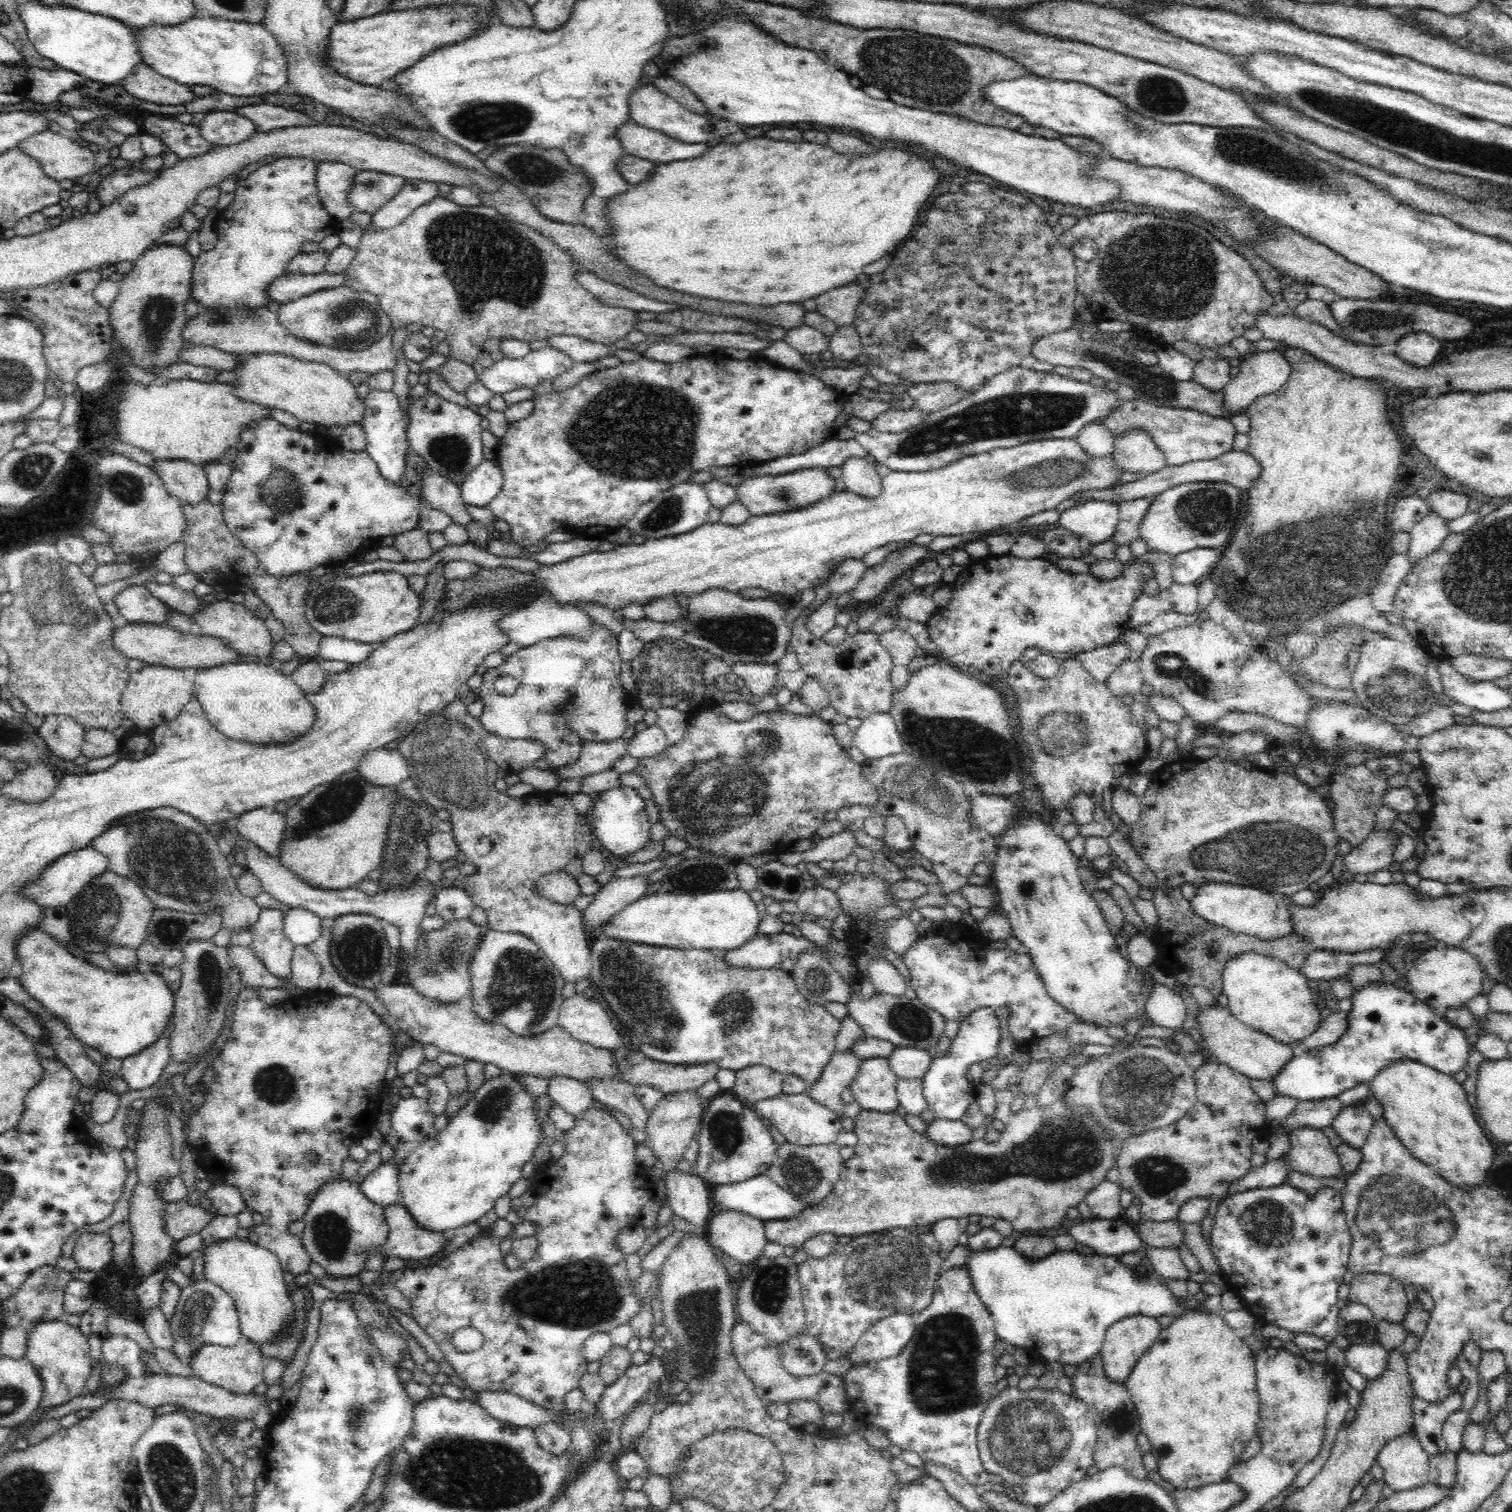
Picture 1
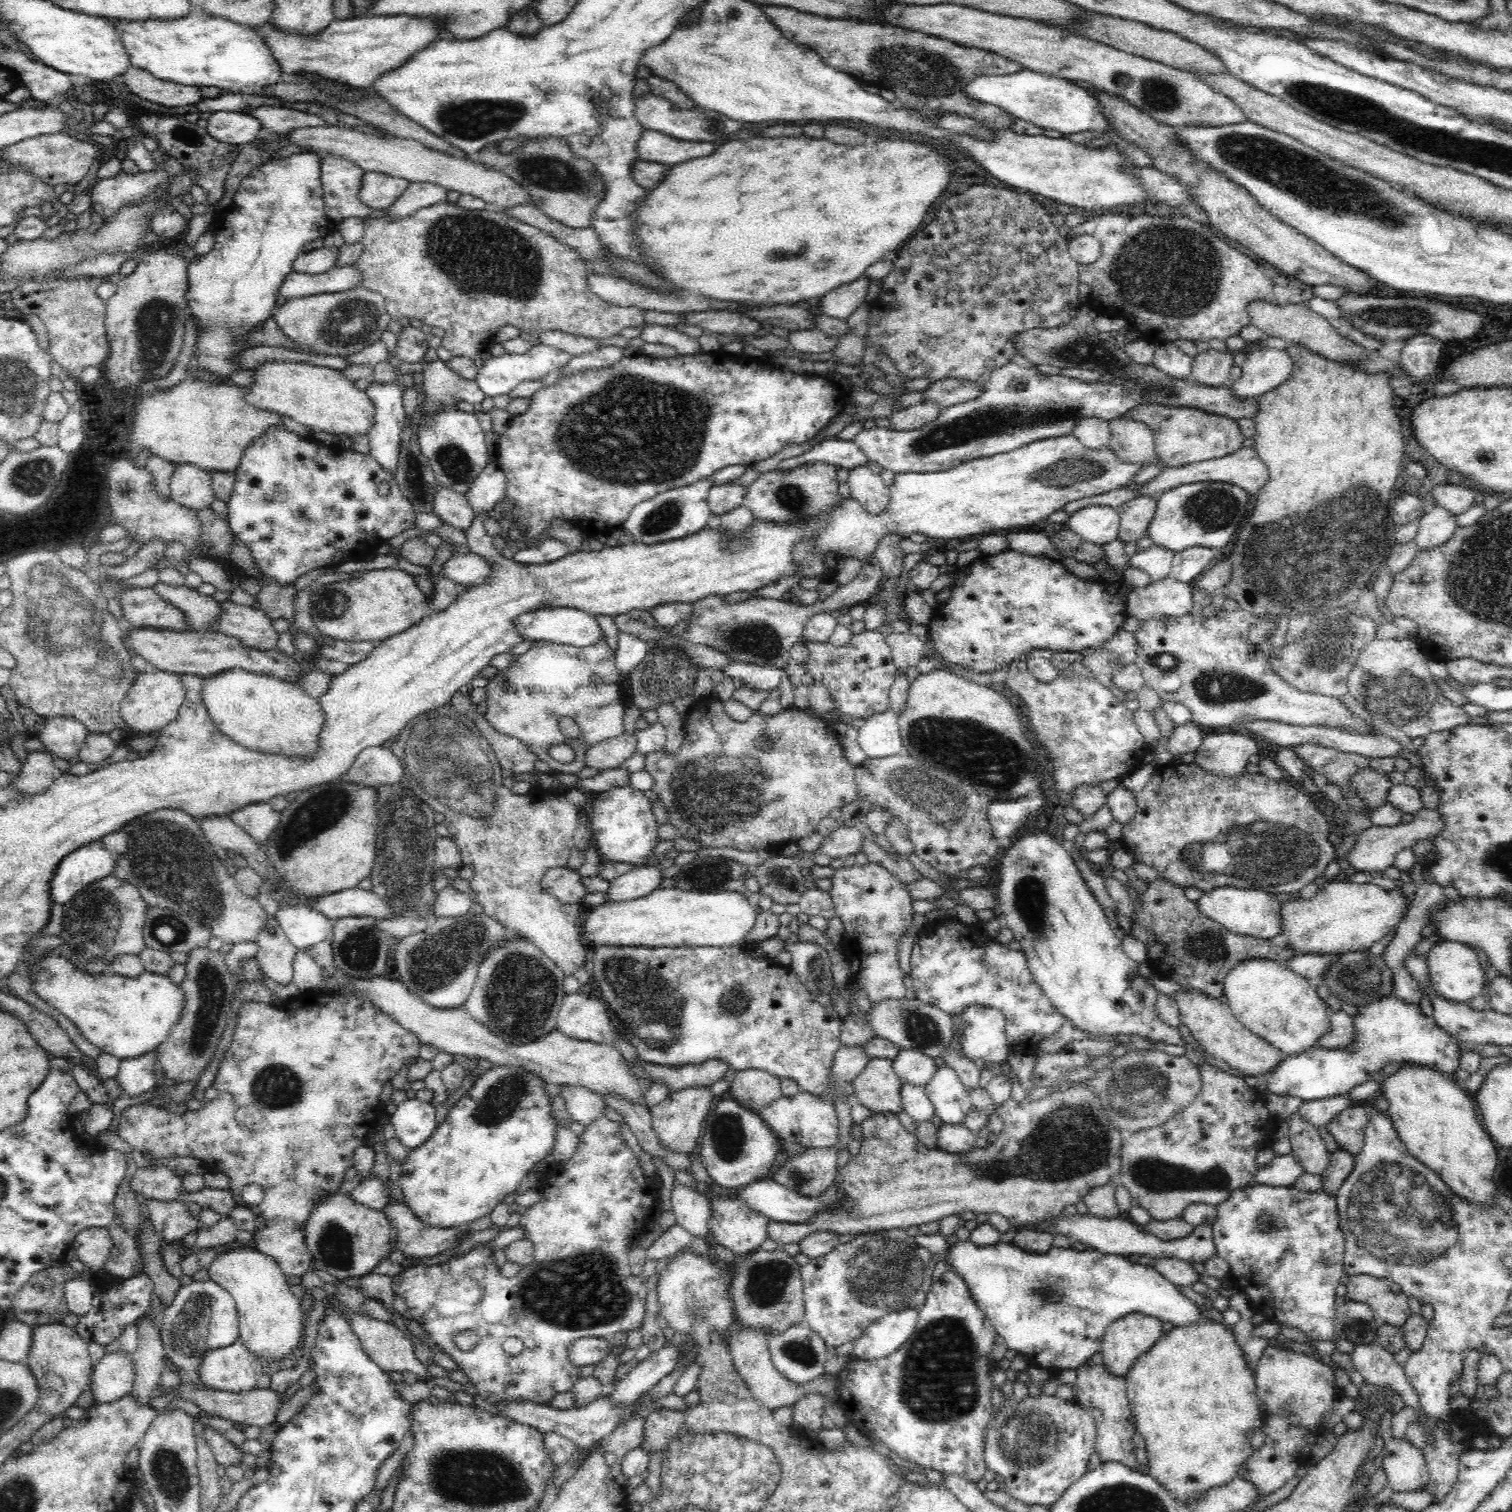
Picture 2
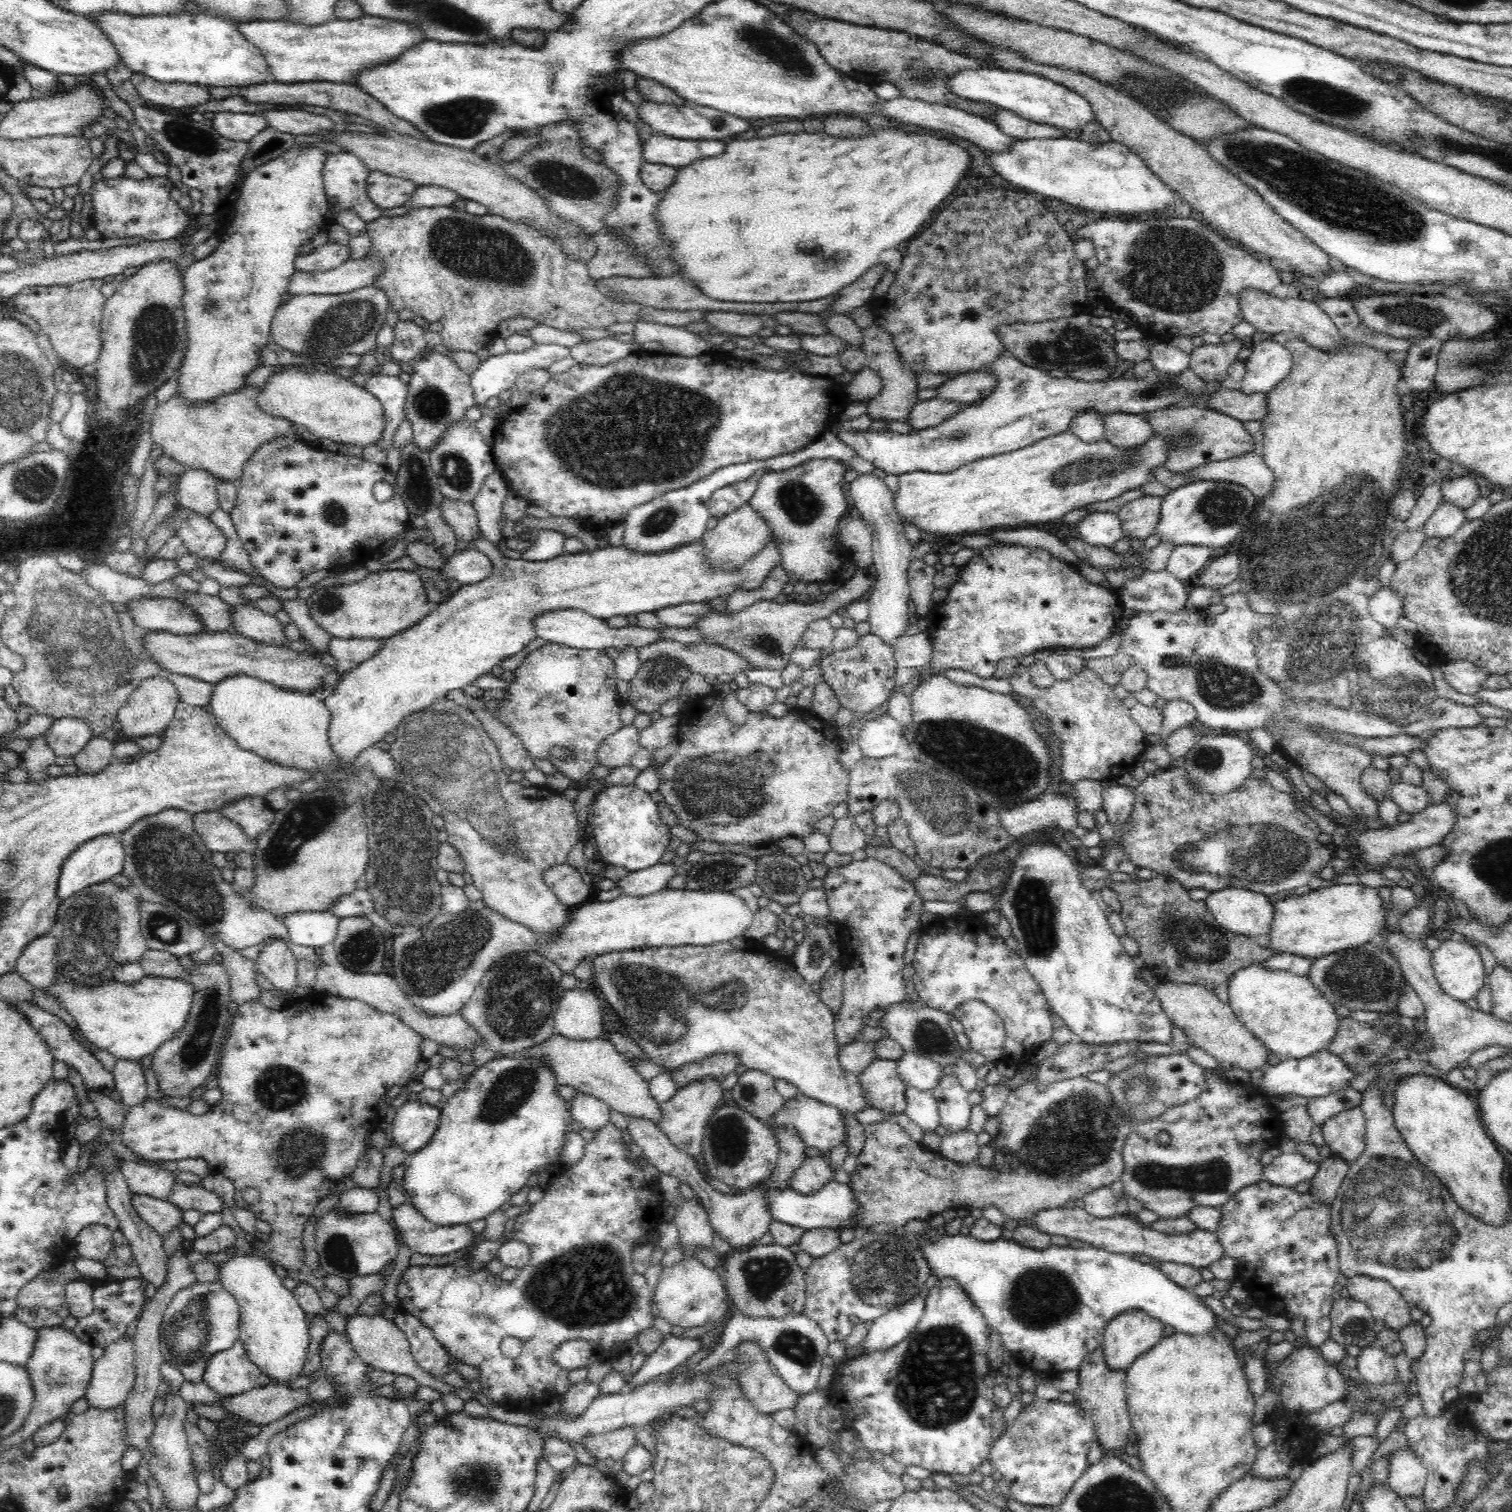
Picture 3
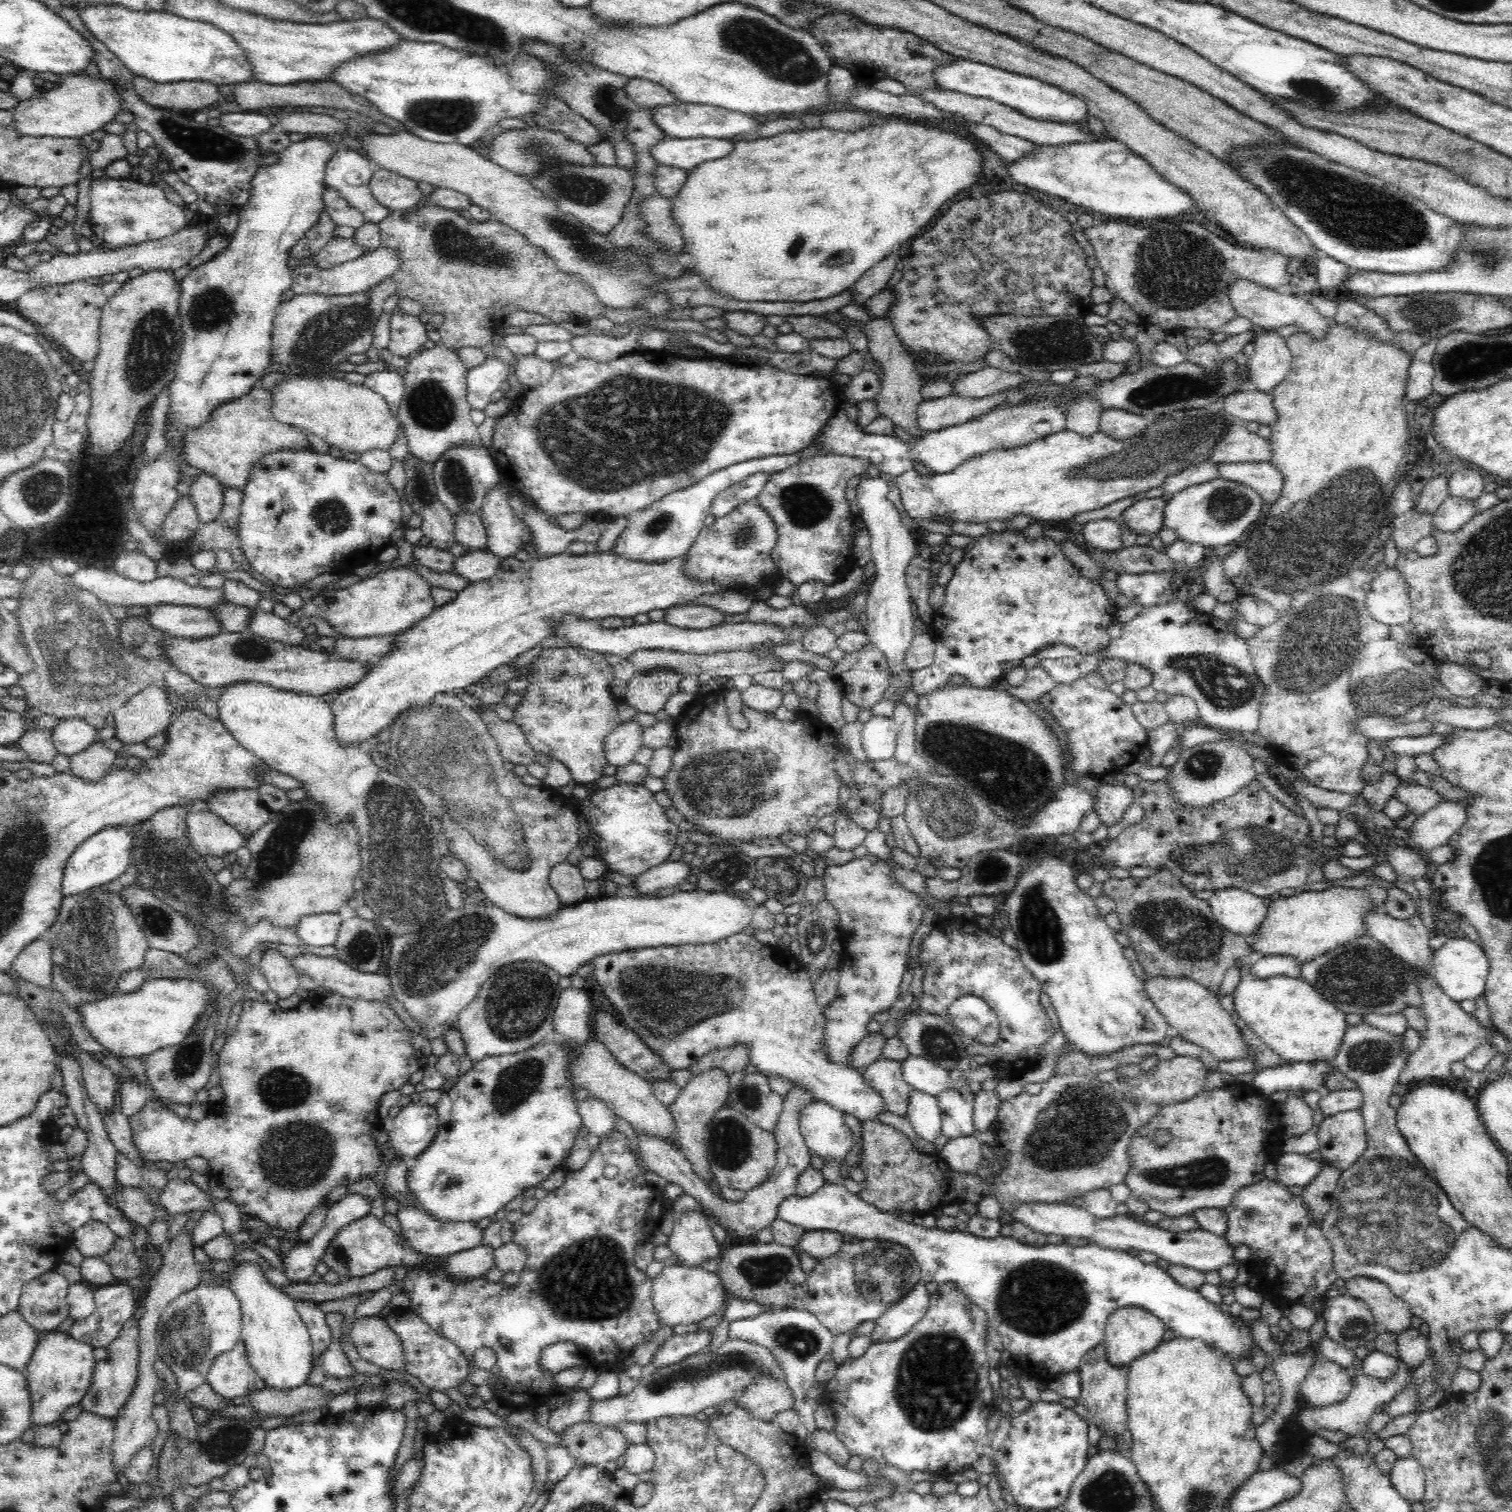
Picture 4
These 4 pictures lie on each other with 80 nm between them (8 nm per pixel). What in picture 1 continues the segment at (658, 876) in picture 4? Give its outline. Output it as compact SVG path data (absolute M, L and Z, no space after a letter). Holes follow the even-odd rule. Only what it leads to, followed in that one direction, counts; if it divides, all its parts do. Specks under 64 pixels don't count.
M646 875L640 878L611 878L608 884L593 896L594 900L582 912L582 926L588 944L603 936L603 930L613 916L645 896L649 885L646 879Z

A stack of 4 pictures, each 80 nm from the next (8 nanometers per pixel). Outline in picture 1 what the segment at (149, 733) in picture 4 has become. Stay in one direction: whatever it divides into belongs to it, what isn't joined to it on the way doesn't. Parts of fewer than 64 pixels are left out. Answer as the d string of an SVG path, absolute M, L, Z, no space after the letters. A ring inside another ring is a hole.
M145 664L142 669L132 673L121 696L121 705L125 712L125 717L130 718L138 728L153 729L155 726L170 722L170 719L178 716L182 707L193 699L195 690L194 684L186 678L185 670L186 668L178 668L176 666Z

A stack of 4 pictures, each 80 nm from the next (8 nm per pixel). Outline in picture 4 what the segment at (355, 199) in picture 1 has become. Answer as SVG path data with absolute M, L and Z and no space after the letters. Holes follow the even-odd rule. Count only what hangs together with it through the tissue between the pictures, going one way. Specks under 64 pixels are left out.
M374 168L369 187L376 201L392 212L414 206L422 196L416 181L380 168Z

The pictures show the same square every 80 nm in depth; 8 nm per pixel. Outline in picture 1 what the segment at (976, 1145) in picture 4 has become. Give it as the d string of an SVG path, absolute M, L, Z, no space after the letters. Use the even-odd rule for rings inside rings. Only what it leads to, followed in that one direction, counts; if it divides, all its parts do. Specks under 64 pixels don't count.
M933 1118L932 1121L926 1122L924 1136L932 1142L944 1146L956 1146L956 1144L966 1144L973 1140L972 1129L960 1119L942 1120Z

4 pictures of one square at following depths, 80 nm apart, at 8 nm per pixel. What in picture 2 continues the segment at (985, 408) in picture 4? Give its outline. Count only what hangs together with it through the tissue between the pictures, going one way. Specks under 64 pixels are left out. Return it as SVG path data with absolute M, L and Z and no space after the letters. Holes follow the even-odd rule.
M932 402L928 404L917 403L908 408L896 410L886 420L890 423L892 431L916 430L924 427L927 423L933 422L939 415L941 409Z

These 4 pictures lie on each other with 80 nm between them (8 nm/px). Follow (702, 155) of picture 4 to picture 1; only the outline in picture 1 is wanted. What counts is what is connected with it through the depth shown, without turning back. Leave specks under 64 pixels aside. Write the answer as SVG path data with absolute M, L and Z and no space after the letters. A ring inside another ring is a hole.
M632 118L614 133L618 136L622 152L653 163L691 159L708 148L704 143L678 142L660 131L640 126Z

